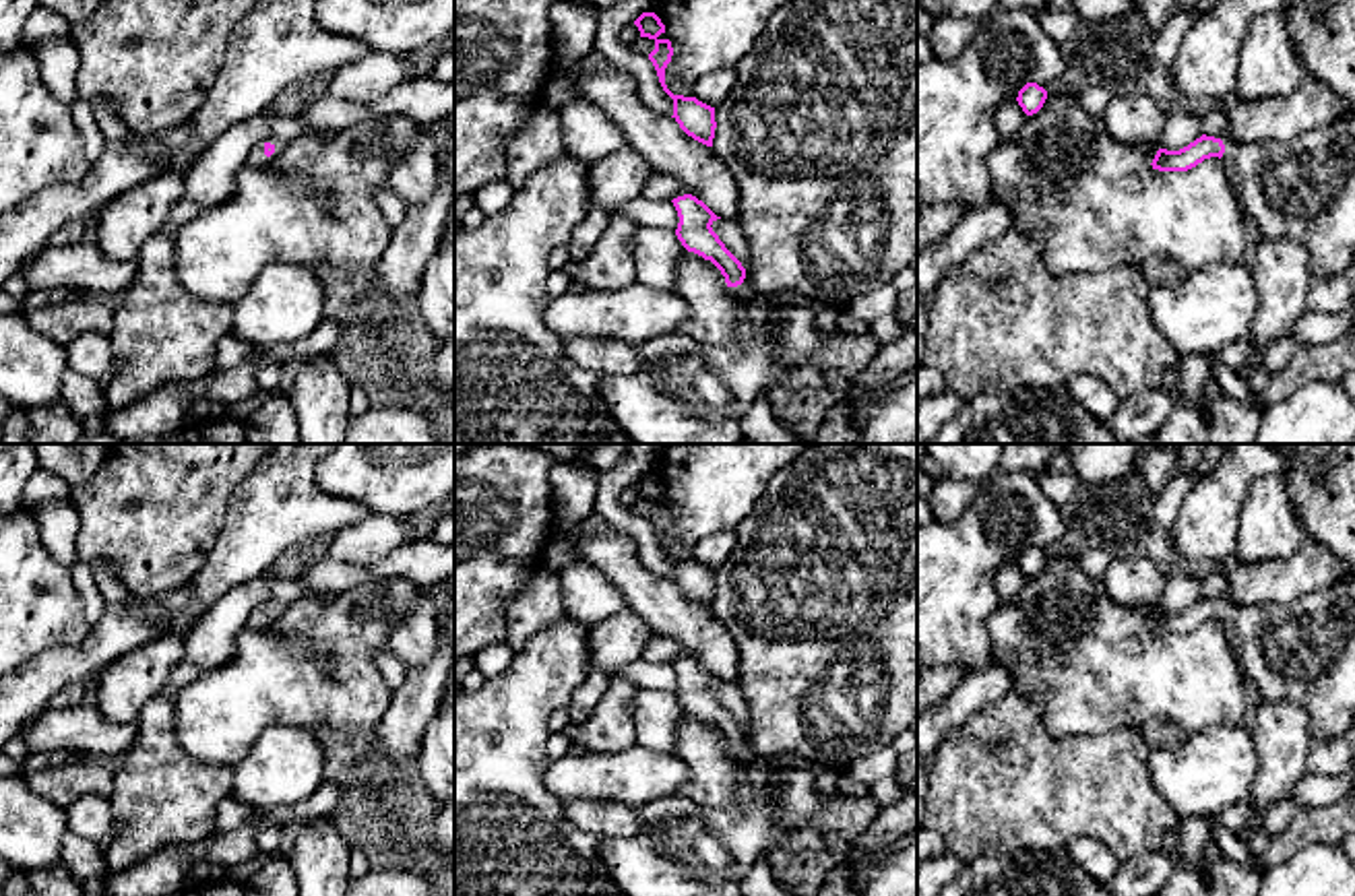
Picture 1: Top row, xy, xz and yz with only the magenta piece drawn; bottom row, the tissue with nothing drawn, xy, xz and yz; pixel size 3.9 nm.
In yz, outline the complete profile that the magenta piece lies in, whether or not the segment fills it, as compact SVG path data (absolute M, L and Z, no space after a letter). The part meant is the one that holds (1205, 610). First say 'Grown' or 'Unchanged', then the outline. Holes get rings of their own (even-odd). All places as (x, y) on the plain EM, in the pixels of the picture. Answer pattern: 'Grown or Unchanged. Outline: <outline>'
Grown. Outline: M1355 566L1338 584L1318 586L1293 599L1287 605L1239 607L1233 601L1215 601L1202 597L1179 613L1159 611L1153 632L1188 634L1204 621L1219 619L1225 628L1229 646L1246 679L1260 694L1260 702L1295 702L1307 712L1307 731L1312 741L1347 737L1355 725Z

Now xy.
Grown. Outline: M271 599L264 607L258 607L252 613L250 628L254 632L269 634L281 621L281 617L283 617L285 611L287 611L287 605Z

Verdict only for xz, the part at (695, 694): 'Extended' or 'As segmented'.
Extended

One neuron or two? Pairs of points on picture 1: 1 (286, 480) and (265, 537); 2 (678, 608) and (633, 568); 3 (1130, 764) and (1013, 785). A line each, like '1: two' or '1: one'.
1: one
2: one
3: one

